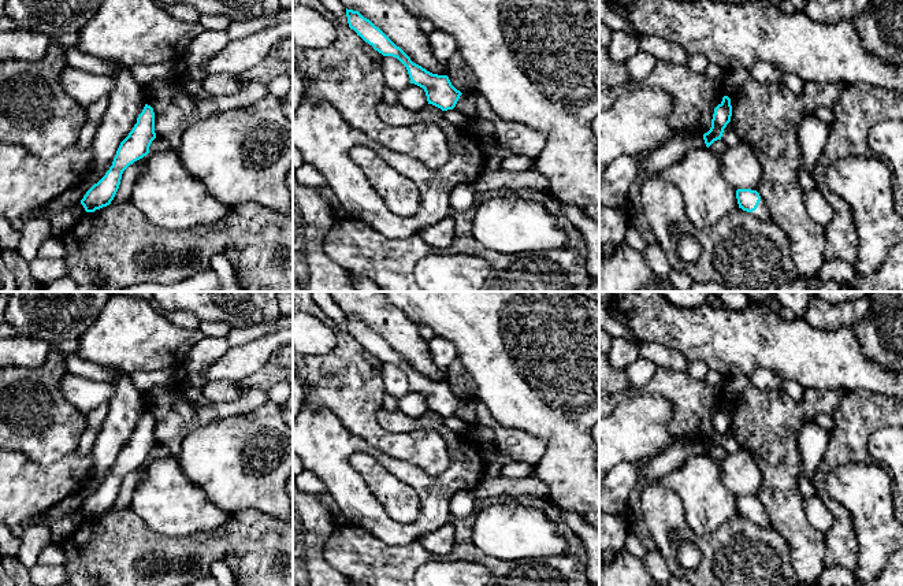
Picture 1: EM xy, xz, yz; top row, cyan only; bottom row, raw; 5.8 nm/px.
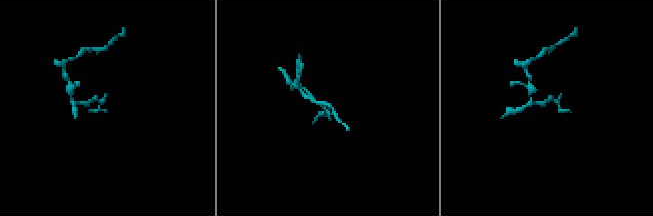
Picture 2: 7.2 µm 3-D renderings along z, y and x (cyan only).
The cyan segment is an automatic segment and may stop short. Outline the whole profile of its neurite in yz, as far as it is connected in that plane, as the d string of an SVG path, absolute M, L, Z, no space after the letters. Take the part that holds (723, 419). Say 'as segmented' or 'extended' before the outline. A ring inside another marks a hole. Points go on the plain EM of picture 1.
as segmented | M728 403L722 404L722 408L714 415L711 434L703 441L706 453L709 455L714 448L721 446L724 435L731 429L732 412Z

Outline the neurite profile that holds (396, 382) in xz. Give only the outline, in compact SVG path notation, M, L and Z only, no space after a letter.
M384 363L382 379L386 393L395 398L404 397L410 390L406 374L397 364Z

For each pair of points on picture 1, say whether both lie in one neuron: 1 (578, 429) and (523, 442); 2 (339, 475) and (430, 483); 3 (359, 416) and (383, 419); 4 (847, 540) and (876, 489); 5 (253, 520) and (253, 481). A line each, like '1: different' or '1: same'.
1: different
2: same
3: different
4: different
5: different

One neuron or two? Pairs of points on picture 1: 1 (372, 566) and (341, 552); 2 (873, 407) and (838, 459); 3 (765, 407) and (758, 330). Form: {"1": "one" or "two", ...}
{"1": "one", "2": "one", "3": "two"}

